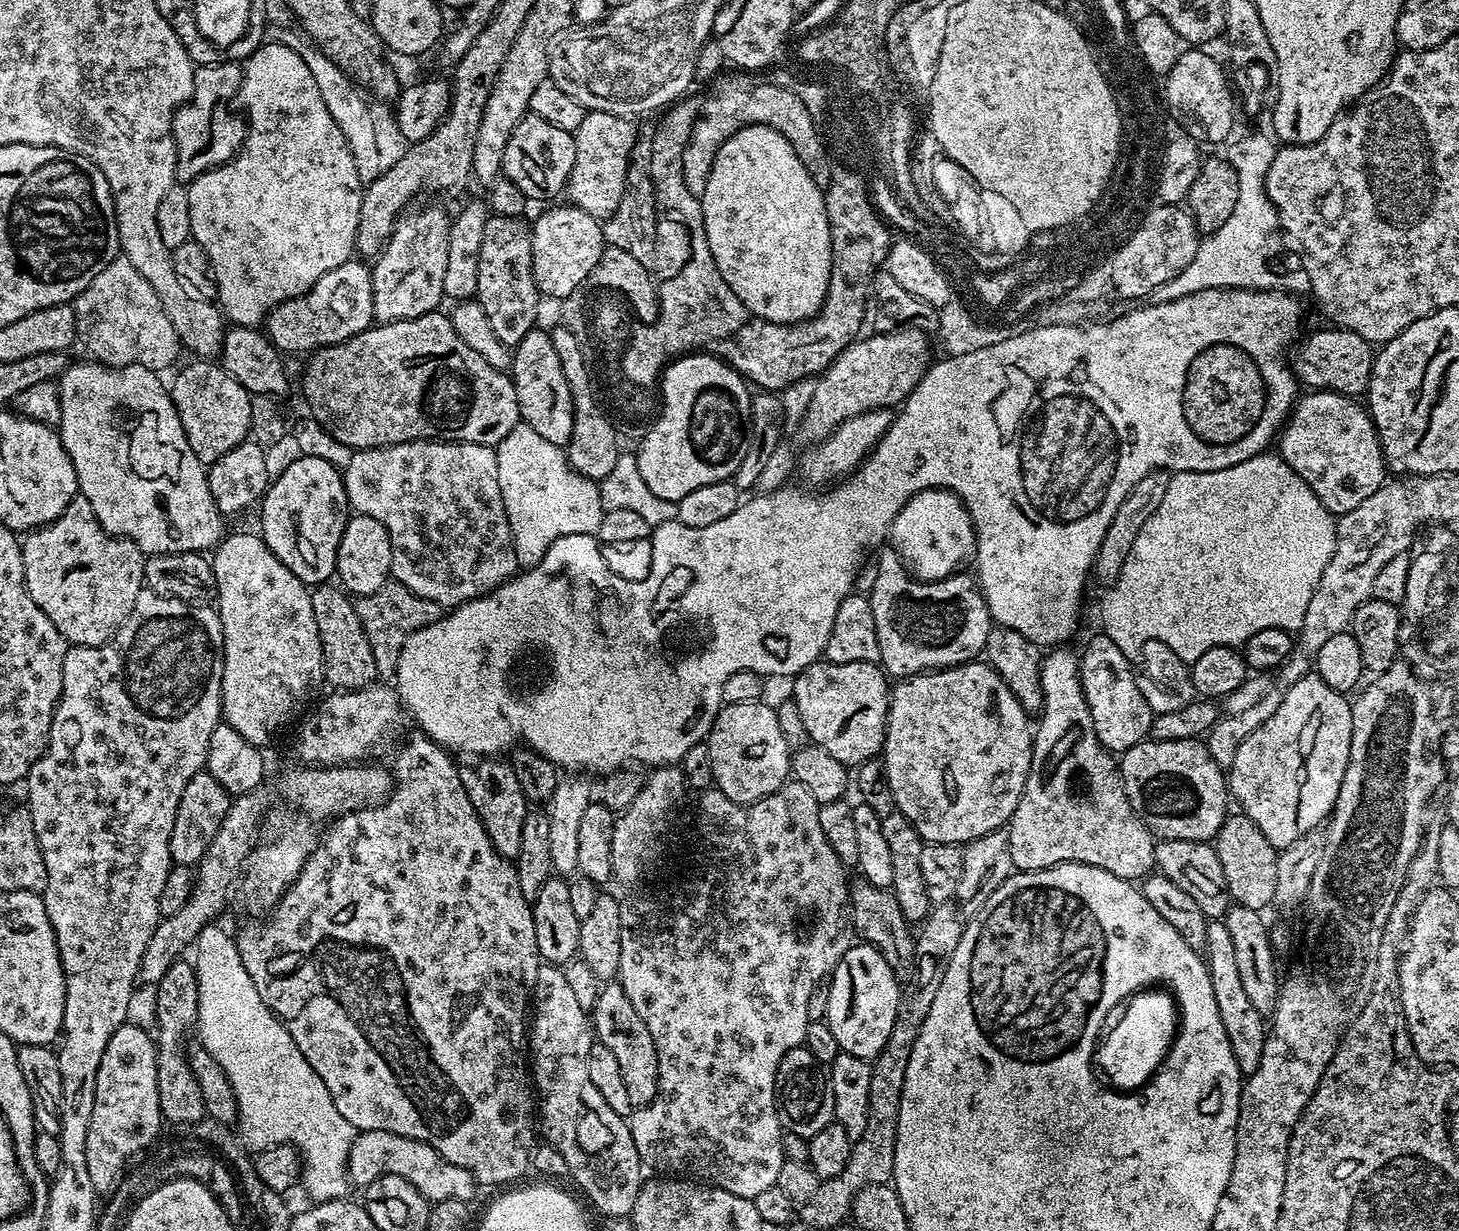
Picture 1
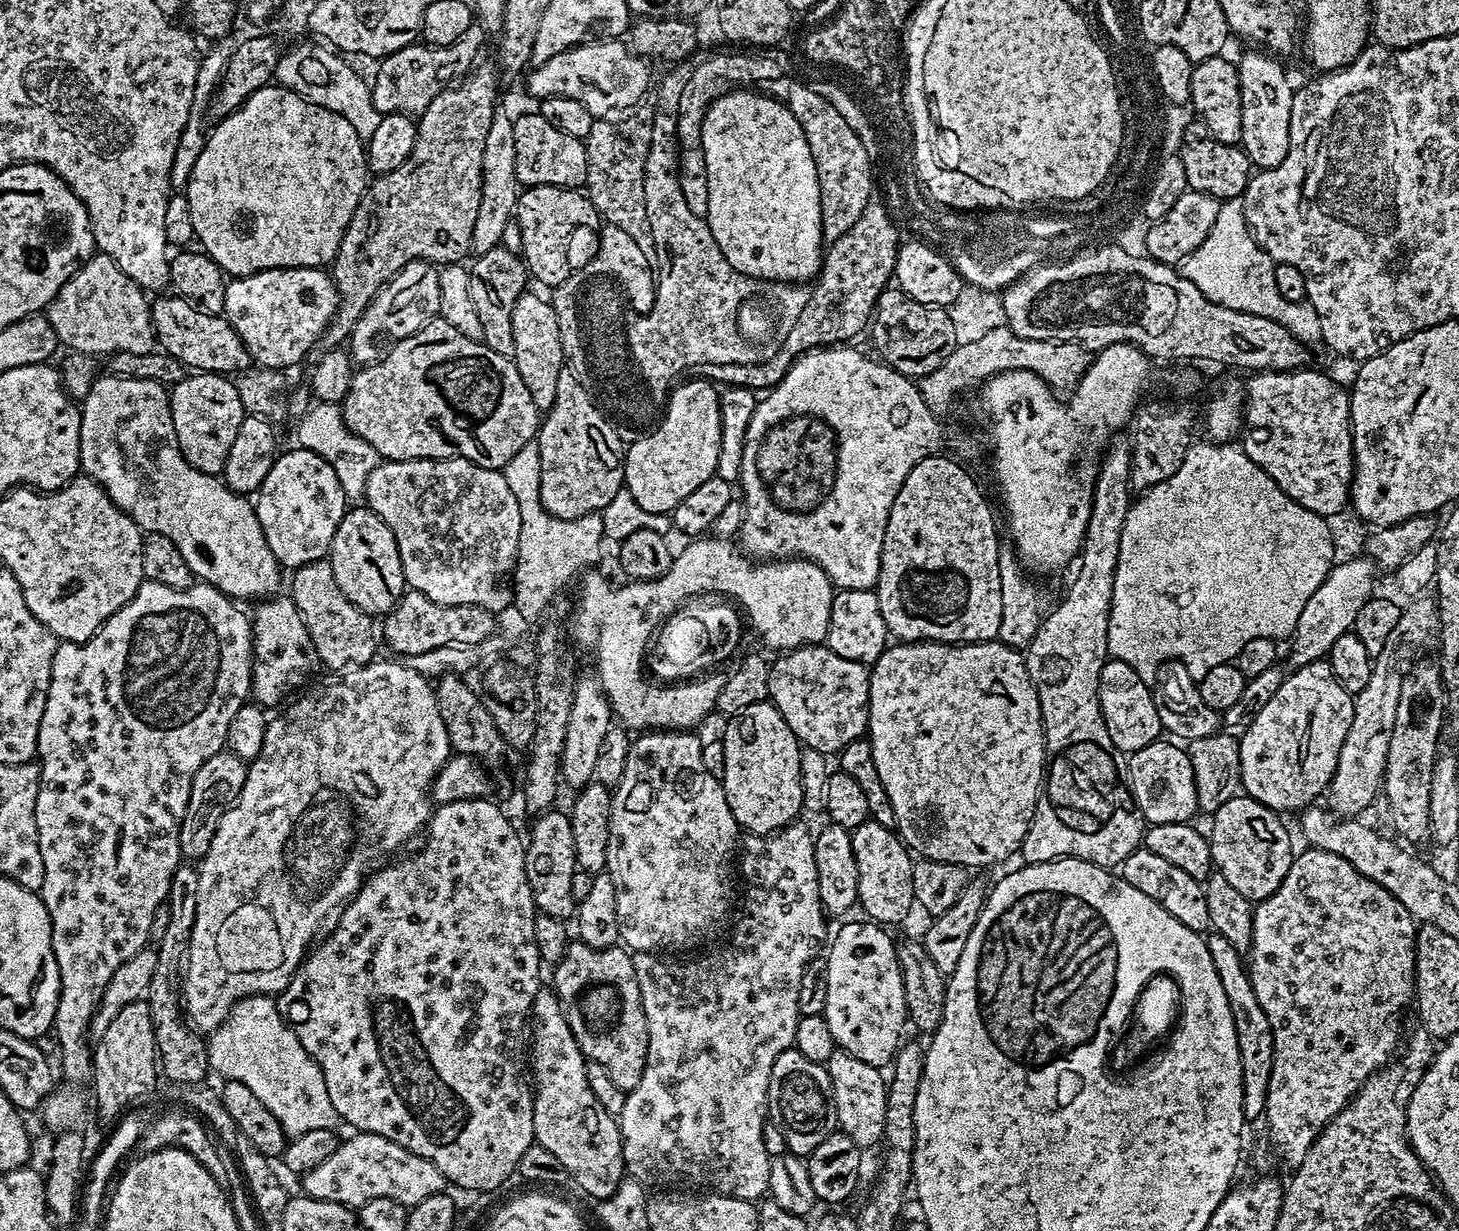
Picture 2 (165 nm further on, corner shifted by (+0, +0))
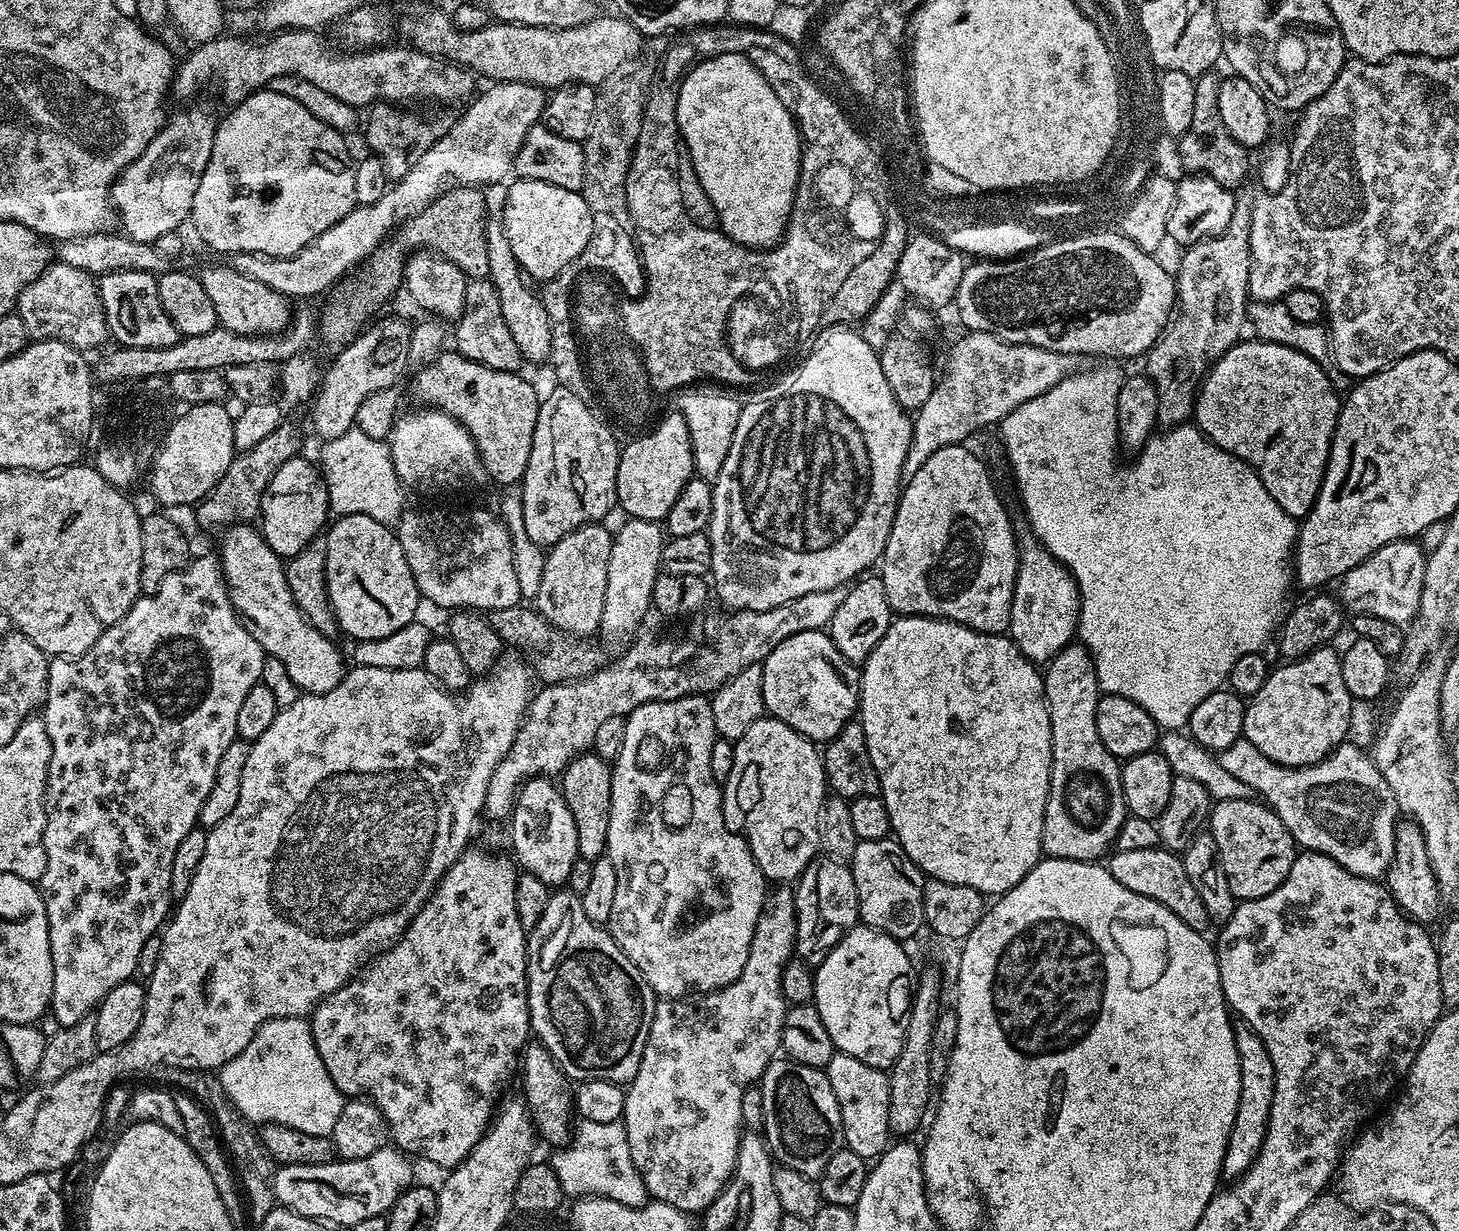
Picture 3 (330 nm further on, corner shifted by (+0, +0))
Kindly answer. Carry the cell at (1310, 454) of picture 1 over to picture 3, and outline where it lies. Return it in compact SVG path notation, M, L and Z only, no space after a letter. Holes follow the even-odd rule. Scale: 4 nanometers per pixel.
M1259 338L1248 339L1241 339L1239 344L1235 344L1233 348L1226 350L1222 354L1222 358L1218 358L1215 364L1212 365L1212 369L1208 371L1196 397L1194 424L1208 439L1213 440L1222 451L1234 454L1239 460L1243 460L1244 463L1249 464L1258 474L1262 486L1266 486L1266 490L1270 490L1270 498L1274 498L1274 502L1278 502L1278 506L1282 506L1282 510L1286 510L1286 514L1290 514L1294 518L1302 518L1312 509L1314 502L1318 498L1318 490L1322 486L1322 478L1328 465L1332 435L1340 417L1342 400L1336 388L1330 382L1330 378L1326 378L1322 366L1318 362L1314 362L1306 354L1302 354L1290 346L1282 346L1269 340L1261 340Z

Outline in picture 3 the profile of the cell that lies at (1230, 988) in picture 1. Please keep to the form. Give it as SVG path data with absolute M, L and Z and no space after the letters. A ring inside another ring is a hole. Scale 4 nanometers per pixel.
M1247 1024L1235 1025L1236 1049L1238 1050L1238 1066L1240 1067L1240 1093L1238 1094L1238 1110L1234 1114L1234 1126L1230 1130L1230 1138L1226 1142L1226 1154L1222 1162L1222 1173L1228 1178L1238 1178L1260 1153L1262 1142L1266 1138L1270 1106L1274 1102L1274 1062L1270 1062L1270 1050L1250 1030Z

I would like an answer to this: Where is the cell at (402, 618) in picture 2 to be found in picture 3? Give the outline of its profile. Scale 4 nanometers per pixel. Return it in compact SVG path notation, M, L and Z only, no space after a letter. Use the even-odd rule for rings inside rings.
M517 606L514 608L498 608L491 613L490 619L494 630L500 635L509 649L517 648L526 657L531 671L545 685L570 683L583 680L584 677L597 672L602 667L600 652L584 638L567 635L553 628L539 612L531 607ZM528 655L528 656L527 656ZM540 675L540 676L539 676Z

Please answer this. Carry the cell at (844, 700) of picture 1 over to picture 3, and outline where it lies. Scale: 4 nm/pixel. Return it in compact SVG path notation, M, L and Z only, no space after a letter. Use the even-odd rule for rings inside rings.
M827 631L798 633L786 638L763 660L763 666L762 694L767 715L781 720L810 742L832 740L838 730L842 730L842 726L846 726L846 722L857 715L860 706L860 672L857 665L842 658L838 646L834 646Z

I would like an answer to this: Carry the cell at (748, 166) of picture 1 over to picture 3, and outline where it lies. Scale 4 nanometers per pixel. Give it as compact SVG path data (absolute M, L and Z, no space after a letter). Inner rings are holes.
M723 51L693 64L684 76L683 82L680 83L680 93L678 94L678 122L676 123L678 136L688 157L692 160L694 170L698 174L698 182L702 182L706 194L710 194L710 202L714 202L714 210L720 219L719 231L731 238L735 244L757 250L771 250L779 244L792 214L796 187L800 185L800 153L802 151L800 130L796 127L796 121L792 119L789 105L785 101L783 104L780 98L782 98L781 93L770 90L770 82L766 82L766 78L762 78L762 74L758 74L758 70L748 61L747 55L726 54Z

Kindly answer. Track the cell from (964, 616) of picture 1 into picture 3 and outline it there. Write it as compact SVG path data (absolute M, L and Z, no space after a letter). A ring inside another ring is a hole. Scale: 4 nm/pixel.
M951 444L934 454L930 454L930 458L926 458L926 463L922 465L922 470L918 470L918 474L914 474L914 478L910 478L910 482L903 485L900 501L896 504L890 538L886 542L882 563L879 565L879 568L881 568L878 568L878 575L881 582L886 586L886 598L890 602L893 613L900 616L931 616L938 620L952 620L956 624L964 624L967 628L973 628L976 632L1004 634L1008 632L1008 623L1010 622L1017 563L1018 536L1017 533L1012 533L1012 524L1008 521L1008 512L1004 509L999 494L992 489L992 476L988 473L987 466L968 449L968 446Z

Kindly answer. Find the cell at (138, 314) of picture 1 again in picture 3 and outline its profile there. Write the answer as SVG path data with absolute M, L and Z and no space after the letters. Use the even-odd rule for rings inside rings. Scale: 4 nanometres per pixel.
M59 262L49 264L37 280L30 282L22 290L18 301L18 314L22 322L26 322L26 330L29 337L42 340L57 340L63 344L69 344L71 348L87 350L96 348L103 340L109 339L108 323L104 307L100 301L100 290L97 281L91 272L86 270L74 270L74 266L66 266Z

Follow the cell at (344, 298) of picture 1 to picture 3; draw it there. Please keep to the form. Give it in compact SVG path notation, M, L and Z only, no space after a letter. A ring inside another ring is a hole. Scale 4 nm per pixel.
M220 264L199 273L210 302L214 302L214 314L219 327L229 328L234 330L234 334L243 336L277 336L291 324L294 307L289 297L270 290L270 286L262 286L262 282L254 282L254 278L238 274L238 270Z

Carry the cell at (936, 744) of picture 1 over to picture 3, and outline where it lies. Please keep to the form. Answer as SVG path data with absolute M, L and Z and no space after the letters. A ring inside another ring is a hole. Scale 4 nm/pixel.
M900 616L893 619L891 626L886 630L886 634L882 638L882 642L878 642L878 646L874 646L874 650L870 654L870 658L865 660L860 672L860 706L858 709L858 719L862 730L866 734L866 746L870 754L870 762L874 762L874 770L880 779L880 795L886 802L886 810L890 814L890 822L892 823L892 832L895 839L906 850L906 854L914 861L925 877L933 880L941 880L942 882L954 882L958 886L970 886L974 890L983 892L985 897L996 898L1001 894L1010 891L1014 886L1018 886L1018 882L1022 882L1022 878L1026 878L1026 874L1030 874L1030 870L1042 859L1042 826L1044 825L1044 815L1046 814L1046 802L1048 801L1048 787L1050 786L1050 770L1052 769L1052 727L1050 726L1050 718L1048 717L1048 703L1044 701L1044 678L1041 669L1032 661L1026 659L1022 654L1022 650L1018 650L1018 646L1004 634L993 634L991 632L976 632L973 628L967 628L964 624L956 624L952 620L938 620L931 616Z

